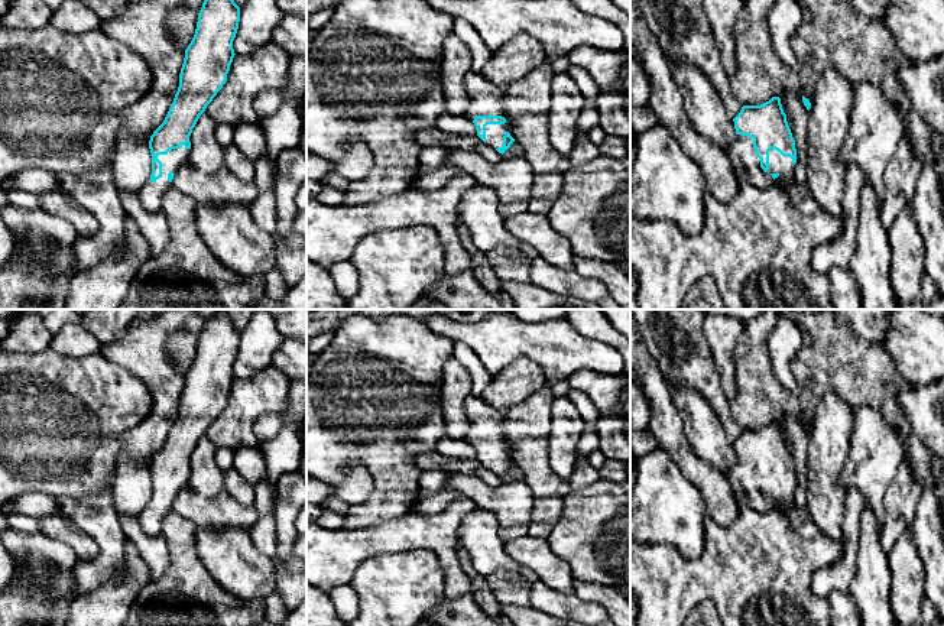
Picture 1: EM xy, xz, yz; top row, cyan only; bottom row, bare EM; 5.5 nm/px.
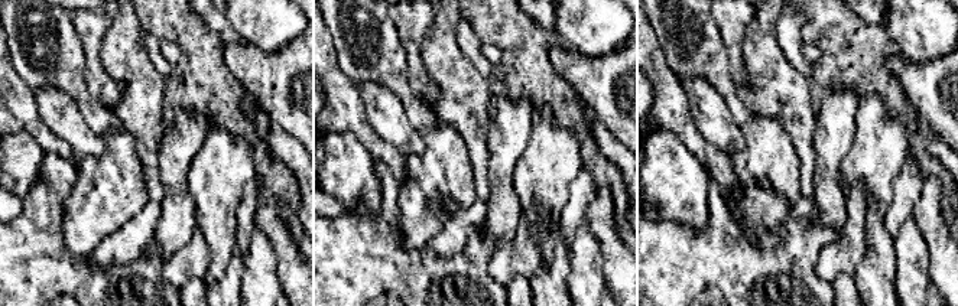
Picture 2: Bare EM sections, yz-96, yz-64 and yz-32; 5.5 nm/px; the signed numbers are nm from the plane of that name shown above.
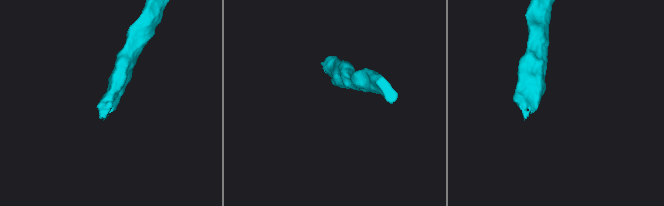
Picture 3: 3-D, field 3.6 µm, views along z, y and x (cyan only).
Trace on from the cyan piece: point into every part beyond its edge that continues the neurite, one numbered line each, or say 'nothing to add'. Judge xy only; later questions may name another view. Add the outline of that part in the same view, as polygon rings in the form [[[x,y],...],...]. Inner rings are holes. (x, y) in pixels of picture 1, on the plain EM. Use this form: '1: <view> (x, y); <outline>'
1: xy (152, 518); [[[181,468],[178,473],[169,474],[166,479],[159,479],[158,483],[162,486],[162,500],[155,506],[149,505],[137,515],[142,528],[152,536],[163,533],[163,519],[172,510],[168,505],[168,497],[176,497],[178,493],[186,486],[191,473]]]

